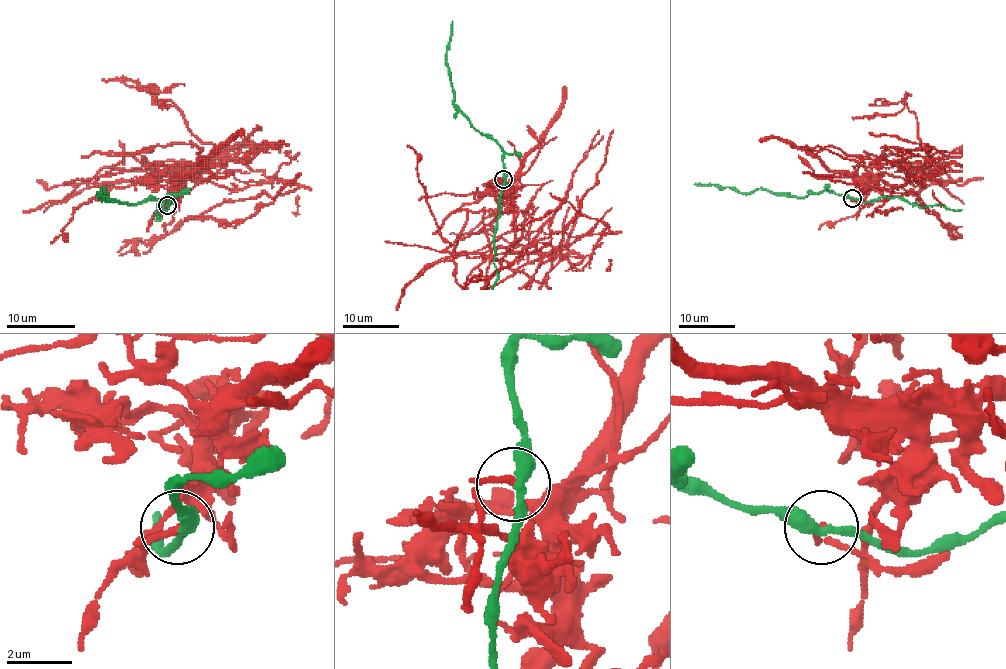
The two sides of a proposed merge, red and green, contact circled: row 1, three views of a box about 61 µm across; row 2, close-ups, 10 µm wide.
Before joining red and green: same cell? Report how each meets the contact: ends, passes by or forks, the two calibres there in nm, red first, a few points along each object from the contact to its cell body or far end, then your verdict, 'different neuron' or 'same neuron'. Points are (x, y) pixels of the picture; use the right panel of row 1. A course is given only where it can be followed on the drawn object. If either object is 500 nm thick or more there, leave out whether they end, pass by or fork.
red ends there; green passes by; 220 nm thick on the red side, 340 nm on the other; red runs (852, 198), (884, 171), (914, 186), (925, 169), (915, 179), (922, 186), (907, 177), (874, 210), (903, 210); green runs (852, 198), (822, 190), (818, 194), (787, 197), (756, 188), (749, 193), (714, 184), (694, 184); different neuron

